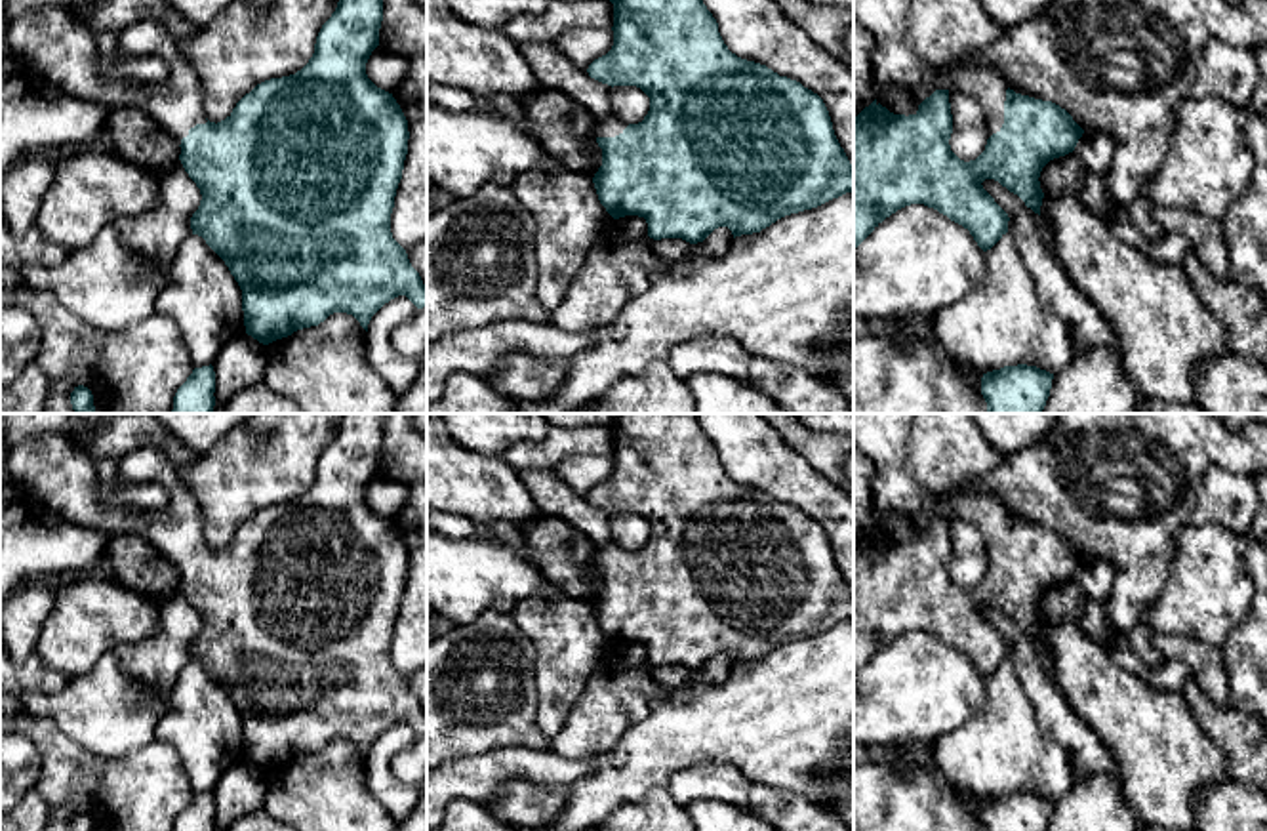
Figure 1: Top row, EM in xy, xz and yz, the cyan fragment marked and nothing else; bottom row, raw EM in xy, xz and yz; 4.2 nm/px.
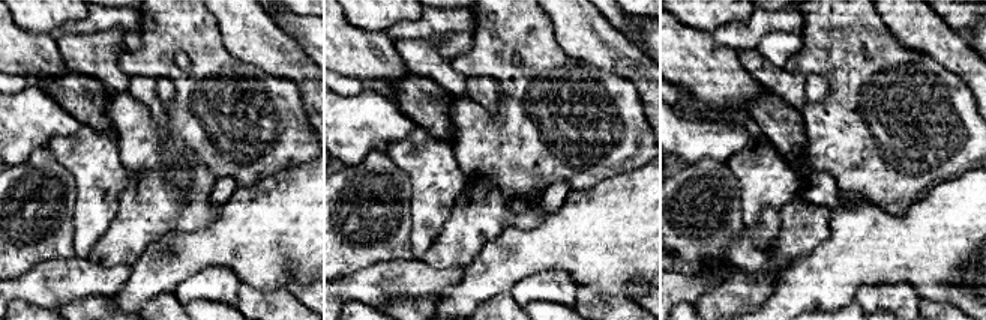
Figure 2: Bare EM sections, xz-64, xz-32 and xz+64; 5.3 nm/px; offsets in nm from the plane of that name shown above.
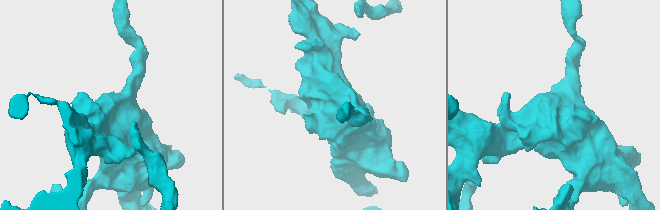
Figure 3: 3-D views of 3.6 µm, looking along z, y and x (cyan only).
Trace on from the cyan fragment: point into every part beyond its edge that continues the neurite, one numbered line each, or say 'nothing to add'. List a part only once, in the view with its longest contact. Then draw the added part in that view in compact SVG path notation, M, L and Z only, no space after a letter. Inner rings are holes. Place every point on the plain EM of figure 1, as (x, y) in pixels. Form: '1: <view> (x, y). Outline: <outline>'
1: yz (985, 511). Outline: M953 490L947 496L947 501L949 509L979 530L987 545L989 564L1000 558L1004 551L1004 528L1008 517L1008 509L1000 497L993 492L960 494Z

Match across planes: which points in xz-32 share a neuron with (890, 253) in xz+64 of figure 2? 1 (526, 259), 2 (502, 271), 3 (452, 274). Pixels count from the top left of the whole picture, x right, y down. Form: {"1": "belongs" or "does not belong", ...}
{"1": "belongs", "2": "belongs", "3": "does not belong"}

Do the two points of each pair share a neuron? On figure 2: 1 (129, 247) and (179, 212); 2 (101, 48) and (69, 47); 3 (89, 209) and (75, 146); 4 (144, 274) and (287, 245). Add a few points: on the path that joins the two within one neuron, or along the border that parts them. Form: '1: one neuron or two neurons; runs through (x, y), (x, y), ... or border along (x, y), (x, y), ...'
1: one neuron; runs through (141, 235), (167, 212)
2: one neuron; runs through (93, 48), (77, 48)
3: one neuron; runs through (89, 194), (89, 161)
4: one neuron; runs through (180, 256), (210, 245), (251, 245)

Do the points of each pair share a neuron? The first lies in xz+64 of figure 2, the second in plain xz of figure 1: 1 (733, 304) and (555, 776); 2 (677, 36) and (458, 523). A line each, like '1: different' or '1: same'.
1: different
2: different

